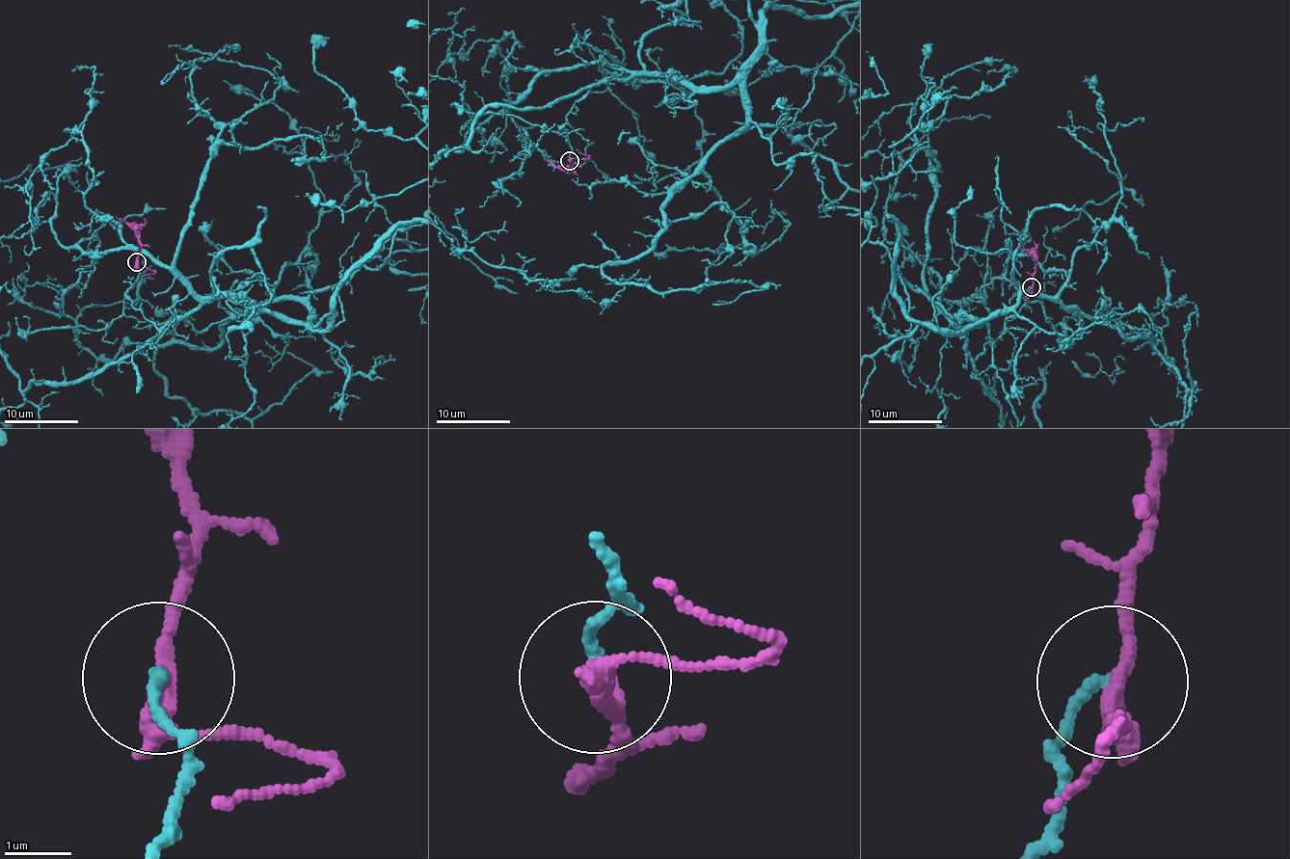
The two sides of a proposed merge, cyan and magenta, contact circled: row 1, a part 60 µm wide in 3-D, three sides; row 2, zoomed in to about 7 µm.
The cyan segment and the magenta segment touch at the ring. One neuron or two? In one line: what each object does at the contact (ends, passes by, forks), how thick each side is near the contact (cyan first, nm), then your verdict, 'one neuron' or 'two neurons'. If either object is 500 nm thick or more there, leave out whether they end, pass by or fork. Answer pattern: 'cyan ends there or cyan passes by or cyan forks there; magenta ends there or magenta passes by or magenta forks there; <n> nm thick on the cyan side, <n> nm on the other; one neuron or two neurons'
cyan ends there; magenta passes by; 160 nm thick on the cyan side, 280 nm on the other; two neurons

